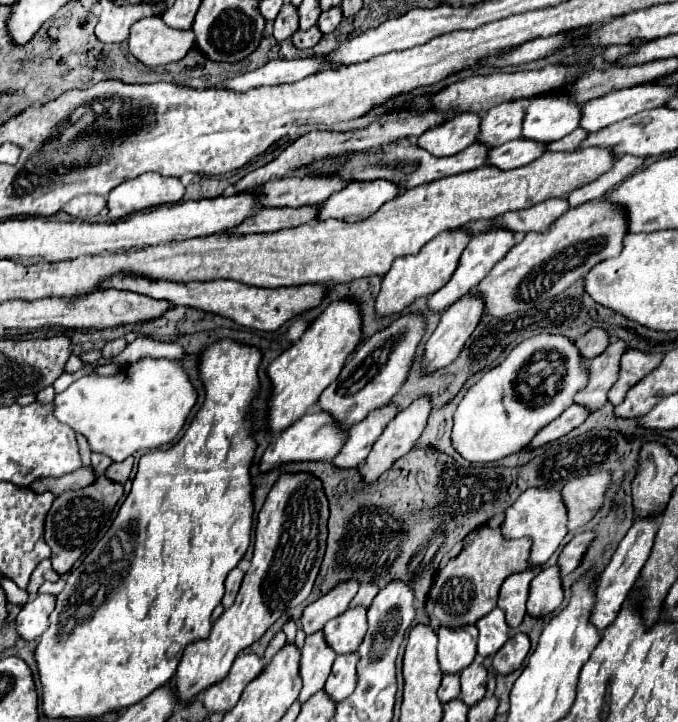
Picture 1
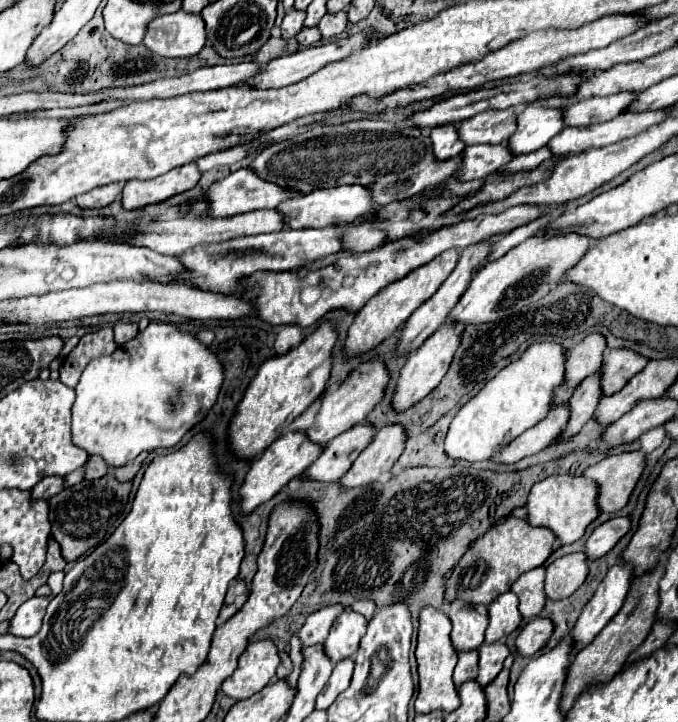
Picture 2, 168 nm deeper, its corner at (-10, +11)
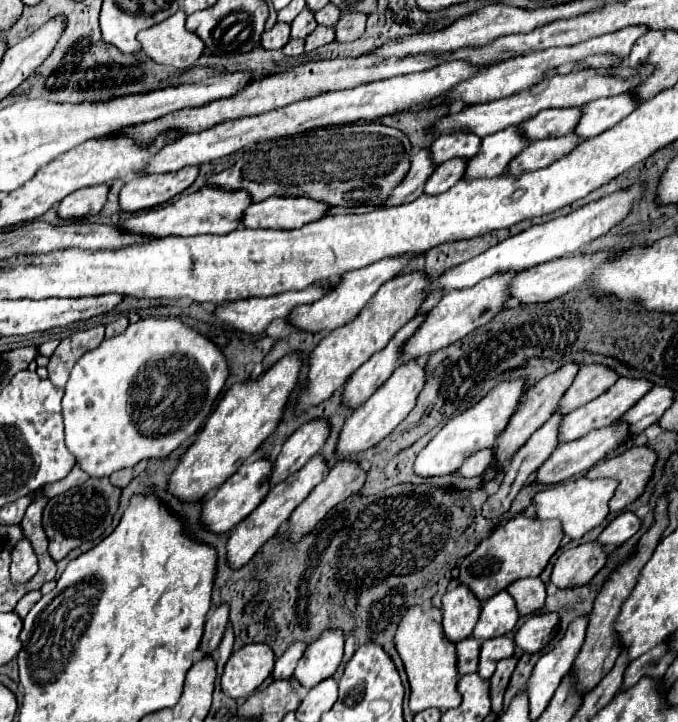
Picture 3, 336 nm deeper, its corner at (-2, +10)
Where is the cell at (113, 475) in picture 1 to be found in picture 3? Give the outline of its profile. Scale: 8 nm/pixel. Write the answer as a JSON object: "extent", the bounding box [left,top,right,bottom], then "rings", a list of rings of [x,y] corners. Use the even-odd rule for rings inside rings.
{"extent":[110,460,146,488],"rings":[[[142,460],[140,464],[136,464],[136,466],[132,466],[132,468],[124,468],[124,470],[114,472],[114,474],[110,476],[110,482],[112,482],[114,486],[118,486],[118,488],[124,488],[124,486],[126,486],[134,476],[138,476],[144,468],[146,468],[146,460]]]}

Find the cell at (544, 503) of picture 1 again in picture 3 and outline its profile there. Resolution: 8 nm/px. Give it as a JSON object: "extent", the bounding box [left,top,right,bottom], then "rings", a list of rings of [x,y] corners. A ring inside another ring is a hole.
{"extent":[532,478,616,540],"rings":[[[572,478],[560,484],[552,484],[546,490],[540,490],[532,502],[536,506],[536,518],[540,520],[560,520],[562,530],[572,540],[582,538],[588,530],[596,528],[608,514],[608,500],[616,490],[616,480],[588,480]]]}

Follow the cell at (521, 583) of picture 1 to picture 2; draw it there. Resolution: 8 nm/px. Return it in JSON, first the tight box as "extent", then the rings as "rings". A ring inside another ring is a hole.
{"extent":[512,567,546,619],"rings":[[[536,567],[532,571],[526,571],[512,583],[512,591],[520,599],[520,613],[524,619],[532,619],[540,615],[546,603],[546,593],[544,593],[544,567]]]}

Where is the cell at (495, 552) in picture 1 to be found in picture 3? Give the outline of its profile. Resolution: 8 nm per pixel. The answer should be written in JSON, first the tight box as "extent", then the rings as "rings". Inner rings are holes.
{"extent":[458,516,564,602],"rings":[[[516,516],[506,524],[498,526],[484,542],[476,546],[472,554],[468,554],[458,566],[458,582],[466,586],[480,602],[504,590],[510,582],[526,576],[540,576],[546,568],[550,556],[558,550],[564,532],[556,522],[540,522],[536,518]]]}

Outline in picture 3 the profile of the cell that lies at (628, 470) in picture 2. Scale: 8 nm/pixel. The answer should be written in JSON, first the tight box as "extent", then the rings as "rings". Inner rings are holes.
{"extent":[586,446,656,512],"rings":[[[632,446],[626,452],[608,458],[586,472],[586,478],[614,478],[618,488],[608,502],[610,512],[620,512],[624,506],[634,502],[652,476],[656,452],[648,446]]]}

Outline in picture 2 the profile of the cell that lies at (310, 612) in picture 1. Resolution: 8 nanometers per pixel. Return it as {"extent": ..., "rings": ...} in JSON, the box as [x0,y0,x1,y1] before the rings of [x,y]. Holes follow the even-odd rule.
{"extent":[298,605,344,649],"rings":[[[330,605],[330,607],[324,607],[324,609],[308,615],[304,627],[298,631],[302,649],[324,643],[326,637],[328,637],[330,627],[332,627],[332,623],[334,623],[334,619],[336,619],[342,611],[344,611],[342,605]]]}

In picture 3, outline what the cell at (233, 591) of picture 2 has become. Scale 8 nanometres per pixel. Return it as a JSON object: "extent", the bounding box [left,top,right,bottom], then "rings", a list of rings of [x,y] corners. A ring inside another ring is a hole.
{"extent":[200,602,228,654],"rings":[[[222,602],[220,606],[216,606],[206,622],[206,628],[204,628],[204,636],[202,636],[202,644],[200,644],[200,652],[204,654],[212,654],[218,650],[218,644],[222,640],[222,634],[224,634],[224,628],[226,628],[226,622],[228,622],[228,604]]]}

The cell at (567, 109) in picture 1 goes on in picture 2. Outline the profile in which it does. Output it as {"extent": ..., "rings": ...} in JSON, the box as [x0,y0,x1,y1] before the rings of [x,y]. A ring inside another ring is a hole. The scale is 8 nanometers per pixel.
{"extent":[508,103,564,155],"rings":[[[540,103],[528,105],[516,117],[516,133],[508,137],[508,149],[512,155],[532,153],[544,147],[554,135],[564,129],[562,109],[546,109]]]}

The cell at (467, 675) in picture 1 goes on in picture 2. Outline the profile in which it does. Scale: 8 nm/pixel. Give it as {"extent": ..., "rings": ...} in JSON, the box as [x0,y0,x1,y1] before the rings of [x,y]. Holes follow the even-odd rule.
{"extent":[476,641,510,687],"rings":[[[496,641],[496,643],[484,643],[478,649],[480,653],[480,673],[476,677],[476,681],[486,687],[500,671],[504,665],[504,659],[508,657],[510,649],[504,641]]]}

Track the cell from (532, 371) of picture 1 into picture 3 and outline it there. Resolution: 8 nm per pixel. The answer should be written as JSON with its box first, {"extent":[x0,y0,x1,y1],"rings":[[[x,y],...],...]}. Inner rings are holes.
{"extent":[414,378,526,478],"rings":[[[526,378],[504,380],[504,382],[496,384],[478,404],[474,404],[472,408],[464,410],[462,414],[450,418],[444,424],[444,428],[432,438],[432,442],[418,454],[418,458],[414,462],[416,474],[420,474],[424,478],[426,476],[444,476],[444,474],[456,472],[464,464],[458,470],[458,474],[464,478],[472,478],[472,476],[484,474],[492,464],[496,464],[496,450],[492,446],[496,444],[498,436],[506,430],[510,418],[518,410],[520,402],[522,402],[522,394],[524,394],[524,384],[526,384]]]}

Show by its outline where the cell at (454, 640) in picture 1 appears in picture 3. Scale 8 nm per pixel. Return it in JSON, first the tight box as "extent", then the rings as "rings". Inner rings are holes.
{"extent":[442,586,480,644],"rings":[[[456,586],[454,590],[446,592],[442,598],[442,624],[444,634],[450,642],[458,644],[464,638],[472,636],[472,630],[478,622],[480,602],[468,592],[466,586]]]}

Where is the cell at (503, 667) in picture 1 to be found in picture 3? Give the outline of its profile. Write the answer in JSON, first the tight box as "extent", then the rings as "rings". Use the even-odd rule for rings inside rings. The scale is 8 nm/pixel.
{"extent":[514,614,558,652],"rings":[[[536,614],[530,616],[524,626],[516,632],[514,642],[524,652],[540,652],[556,634],[558,618],[556,614]]]}

